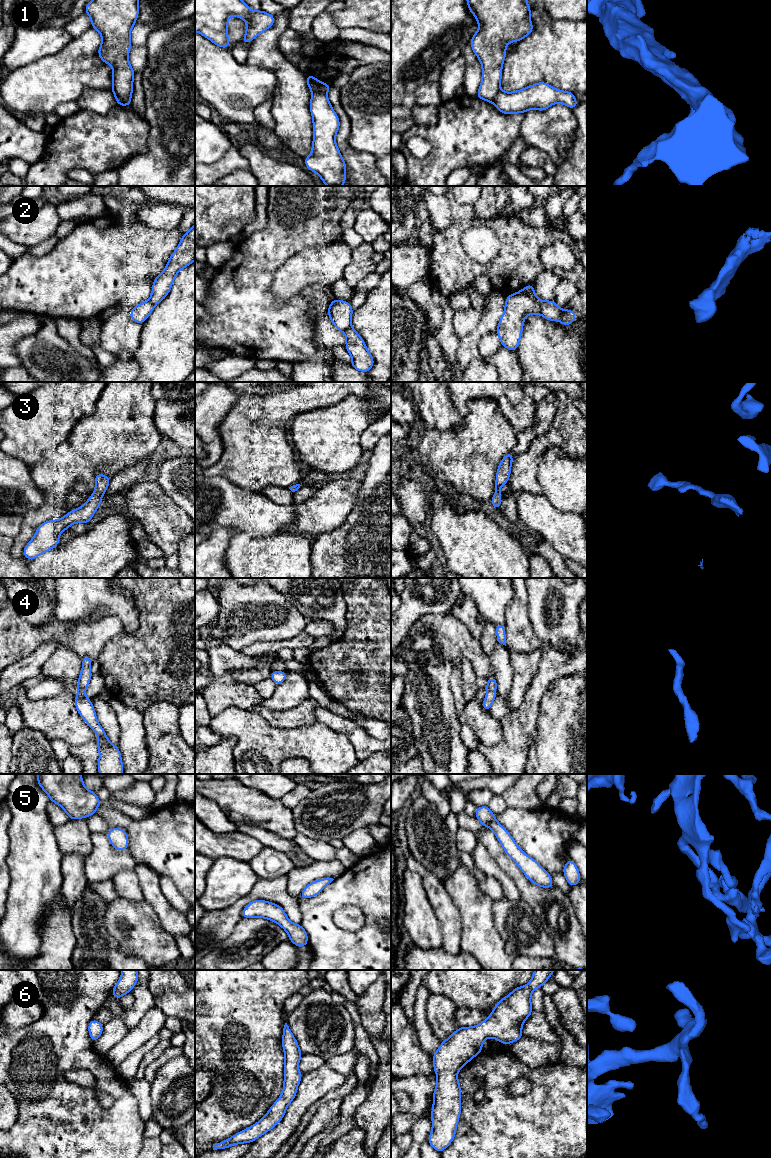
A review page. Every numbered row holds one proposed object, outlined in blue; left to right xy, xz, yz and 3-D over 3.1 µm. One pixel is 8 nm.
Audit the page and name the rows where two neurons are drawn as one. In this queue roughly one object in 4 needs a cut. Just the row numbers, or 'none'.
1, 2

